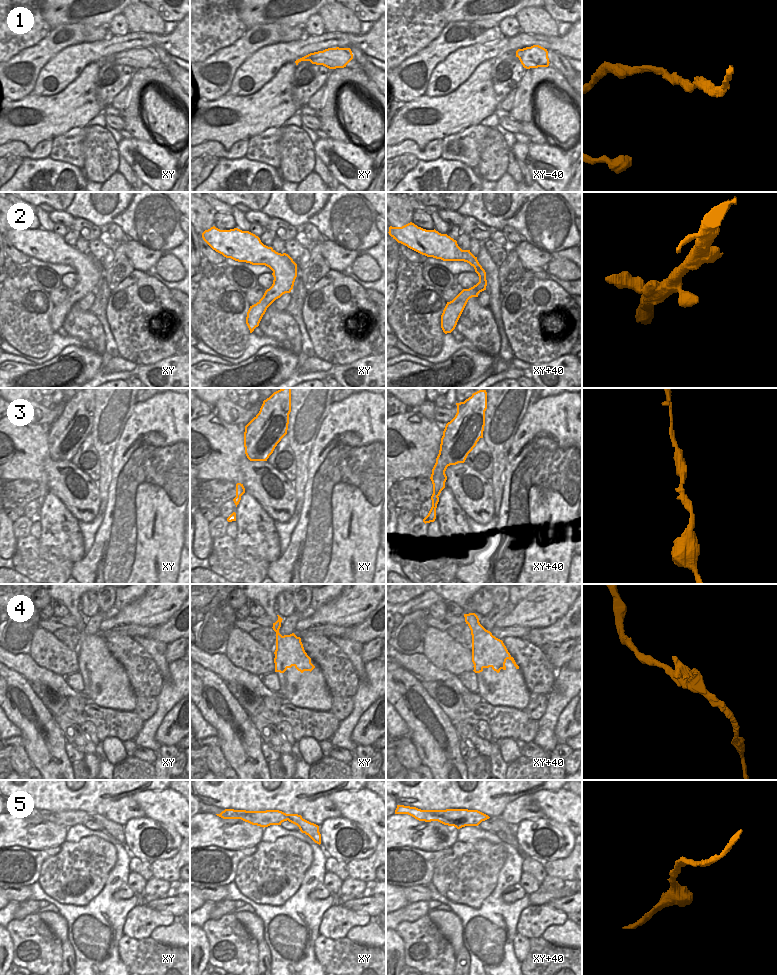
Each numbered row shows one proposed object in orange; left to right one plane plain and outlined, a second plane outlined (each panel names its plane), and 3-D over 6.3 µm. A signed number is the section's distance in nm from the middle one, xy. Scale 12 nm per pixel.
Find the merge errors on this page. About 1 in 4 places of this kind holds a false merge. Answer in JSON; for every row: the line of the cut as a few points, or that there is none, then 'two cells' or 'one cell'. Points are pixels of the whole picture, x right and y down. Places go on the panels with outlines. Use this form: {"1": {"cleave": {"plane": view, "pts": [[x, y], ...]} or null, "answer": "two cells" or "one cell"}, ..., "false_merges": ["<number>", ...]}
{"1": {"cleave": null, "answer": "one cell"}, "2": {"cleave": null, "answer": "one cell"}, "3": {"cleave": null, "answer": "one cell"}, "4": {"cleave": {"plane": "xy+40", "pts": [[472, 653], [473, 661]]}, "answer": "two cells"}, "5": {"cleave": null, "answer": "one cell"}, "false_merges": ["4"]}

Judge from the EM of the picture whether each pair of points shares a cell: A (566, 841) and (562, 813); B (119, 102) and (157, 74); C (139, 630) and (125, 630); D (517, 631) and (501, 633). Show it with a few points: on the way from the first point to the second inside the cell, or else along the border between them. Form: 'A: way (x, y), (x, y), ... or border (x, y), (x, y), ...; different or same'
A: border (545, 817), (564, 824), (571, 831); different
B: border (129, 85), (125, 107), (120, 111); different
C: way (136, 630), (128, 630); same
D: way (513, 632), (505, 632); same

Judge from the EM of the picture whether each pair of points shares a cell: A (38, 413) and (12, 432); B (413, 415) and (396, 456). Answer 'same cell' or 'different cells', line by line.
A: different cells
B: same cell

